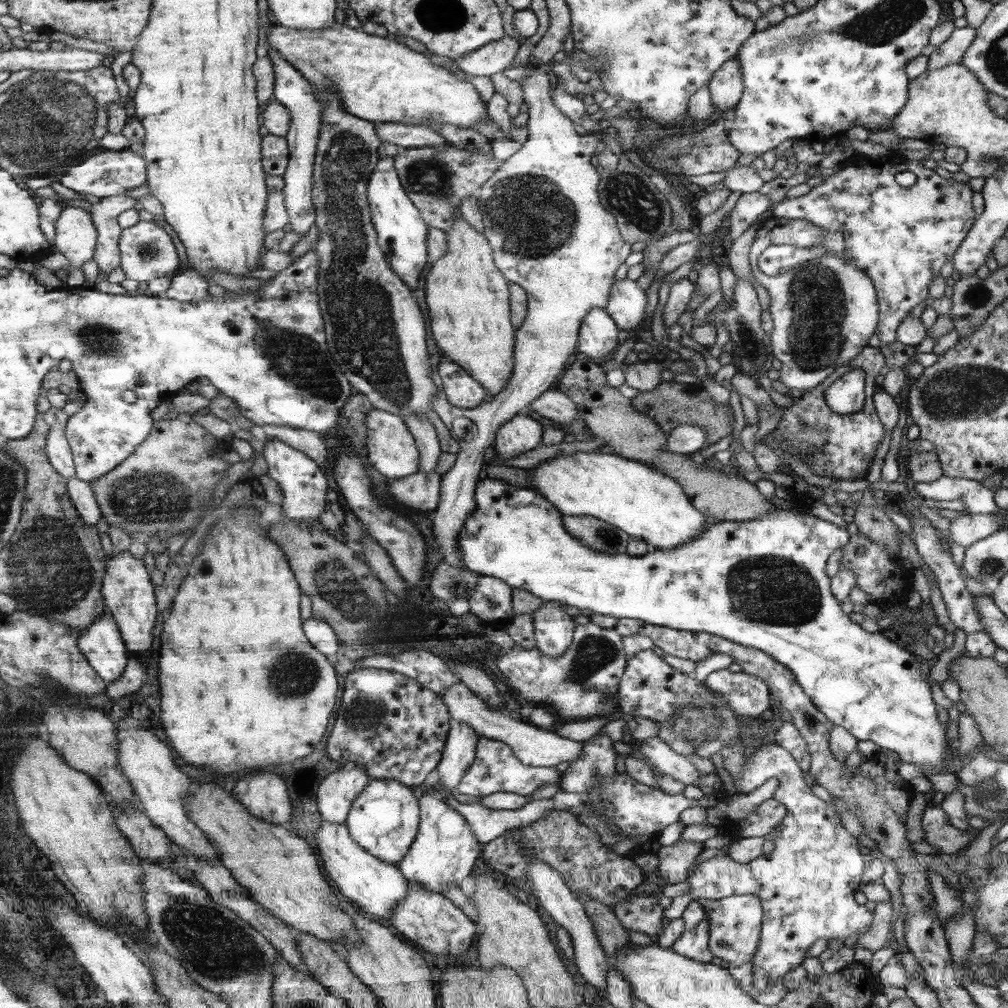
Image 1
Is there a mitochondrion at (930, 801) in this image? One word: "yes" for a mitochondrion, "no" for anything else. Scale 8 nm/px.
no

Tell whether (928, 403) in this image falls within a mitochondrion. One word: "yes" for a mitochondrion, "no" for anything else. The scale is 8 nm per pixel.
yes

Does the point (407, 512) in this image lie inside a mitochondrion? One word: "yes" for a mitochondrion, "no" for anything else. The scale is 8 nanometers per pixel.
no

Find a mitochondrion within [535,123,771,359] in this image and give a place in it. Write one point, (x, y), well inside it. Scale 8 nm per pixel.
(626, 194)

